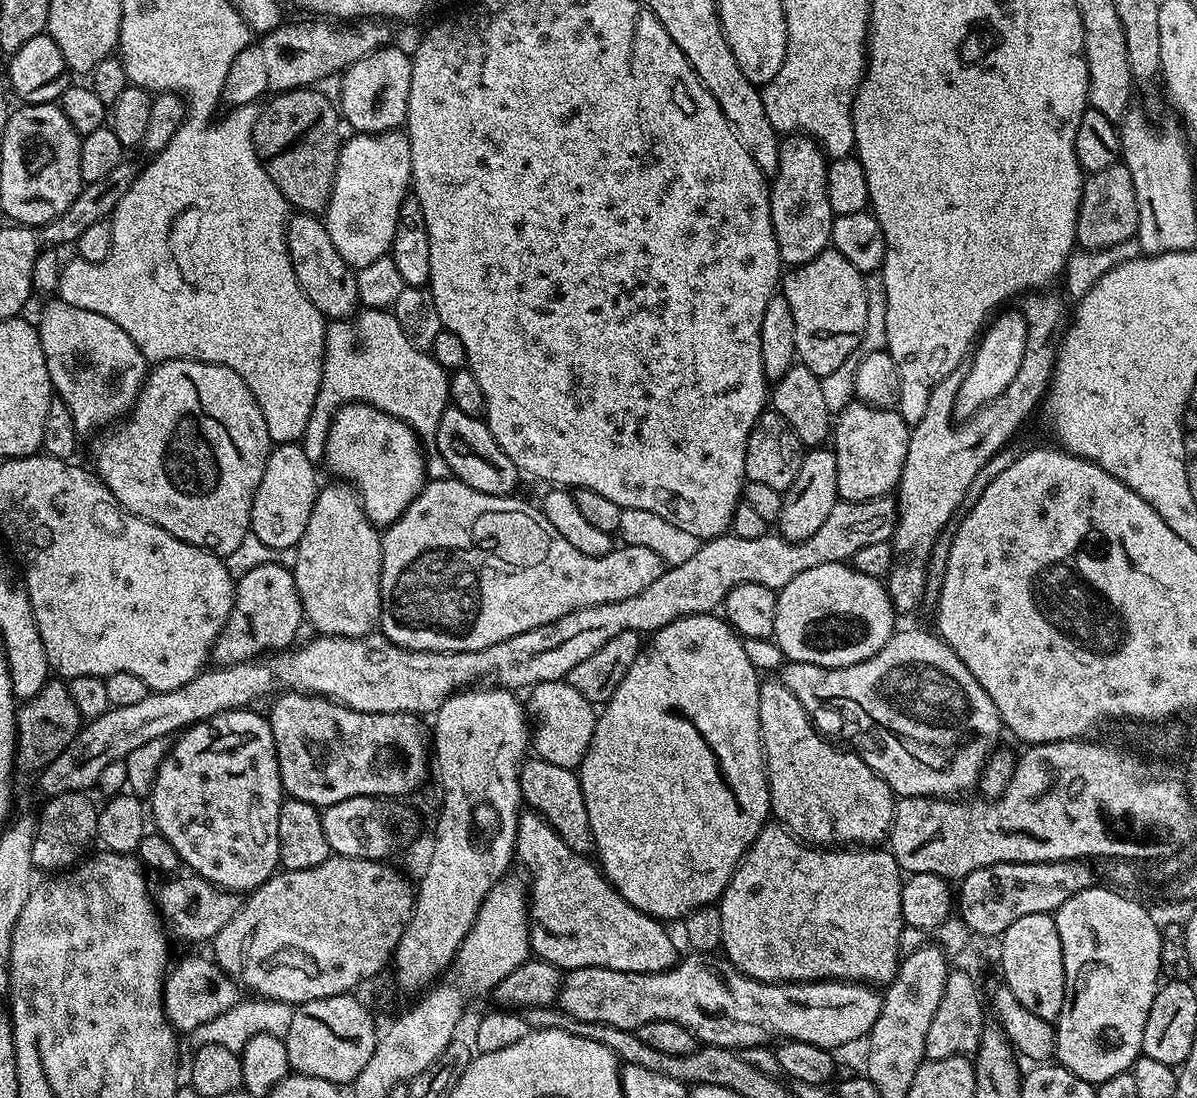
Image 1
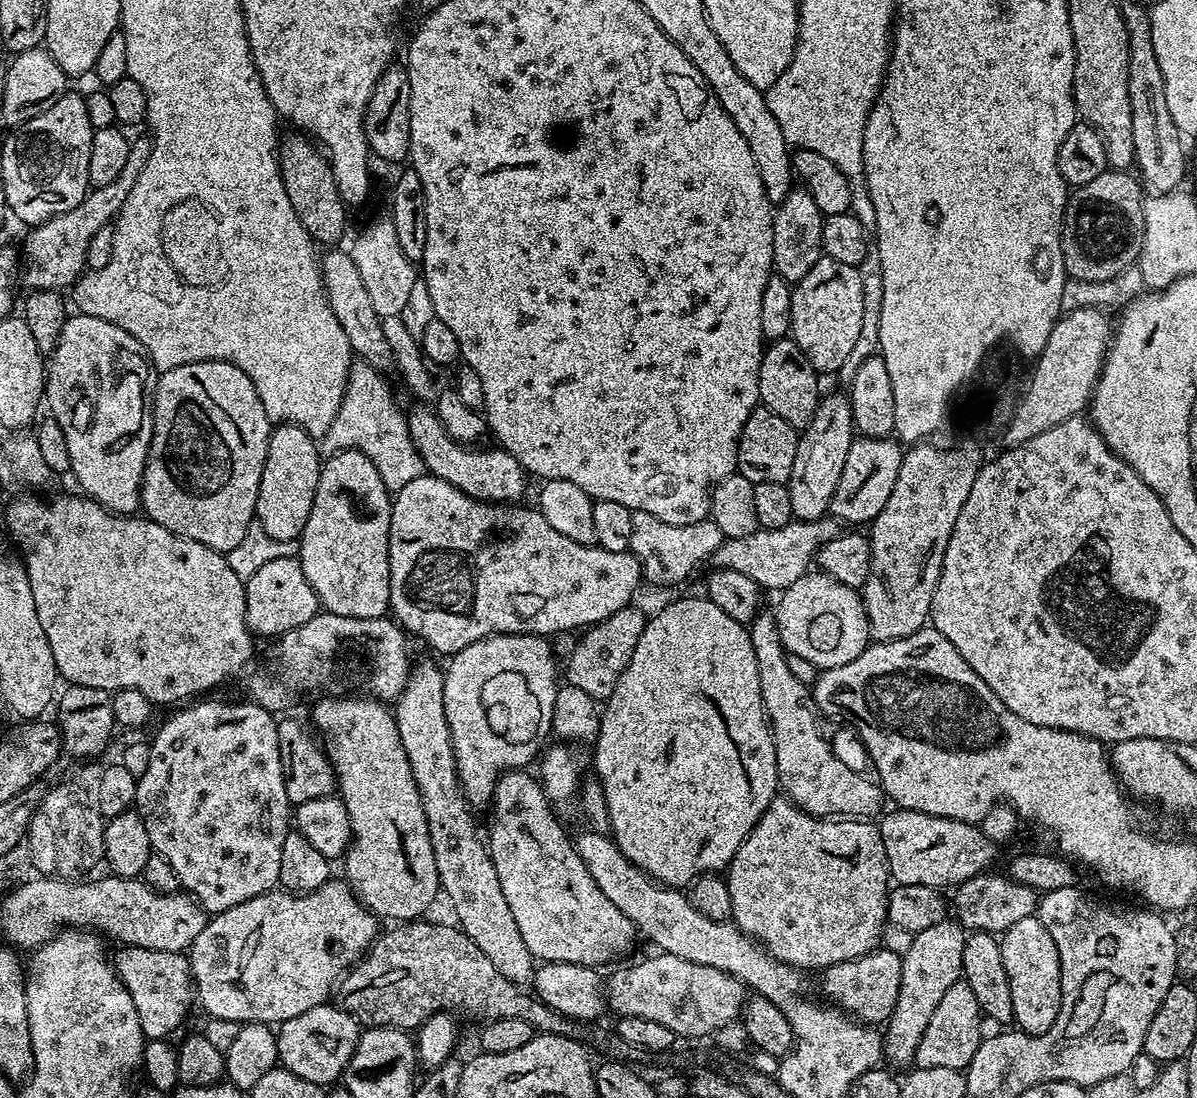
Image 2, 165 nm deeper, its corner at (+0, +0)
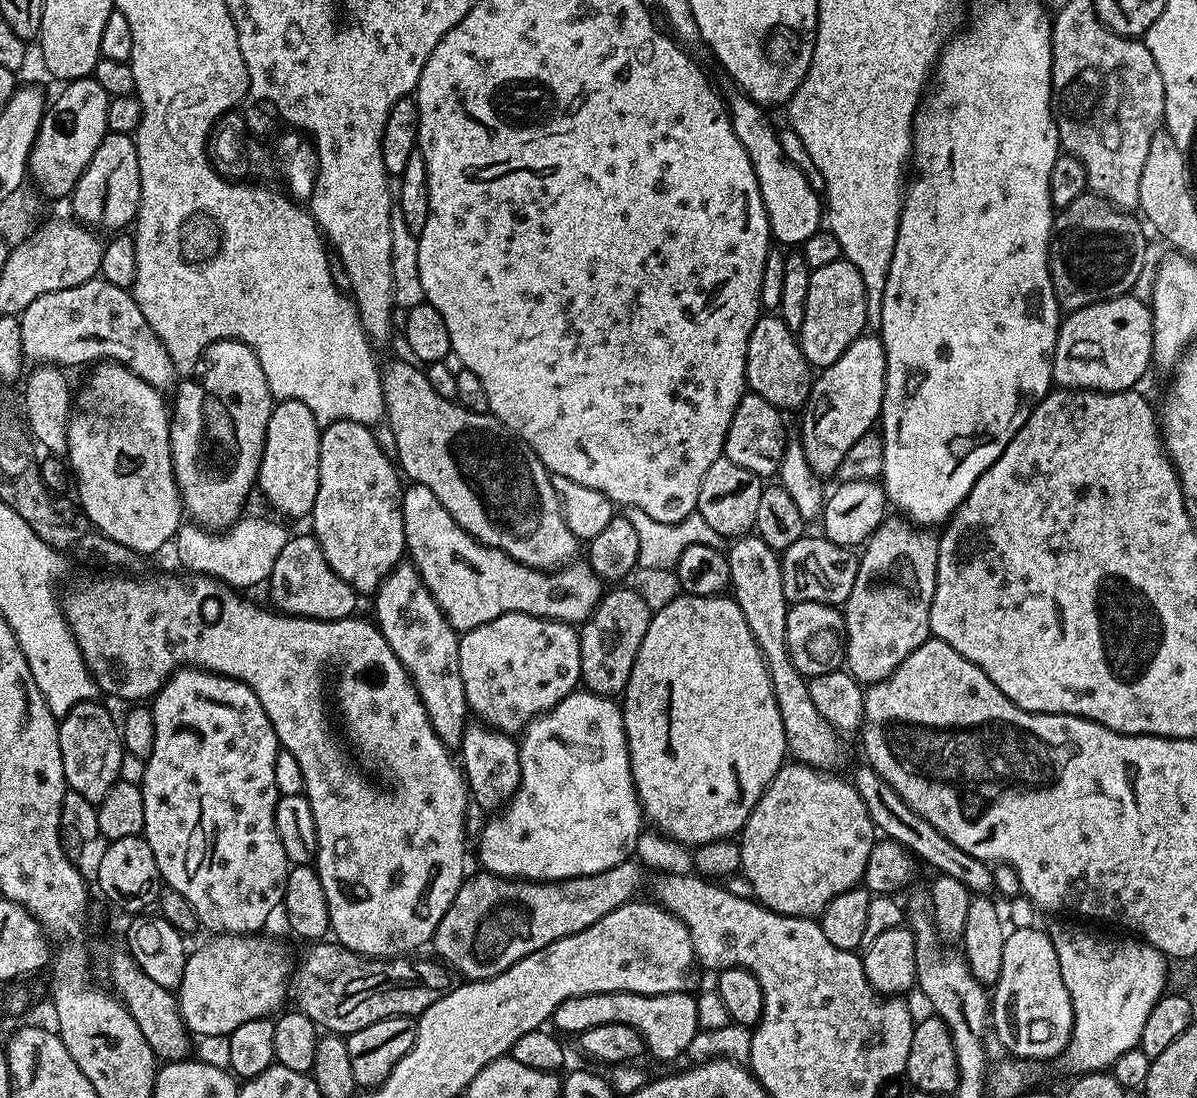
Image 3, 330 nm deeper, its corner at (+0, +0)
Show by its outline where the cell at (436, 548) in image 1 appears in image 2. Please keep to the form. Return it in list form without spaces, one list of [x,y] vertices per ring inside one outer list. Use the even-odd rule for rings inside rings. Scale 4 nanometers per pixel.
[[[425,474],[414,478],[402,486],[400,492],[395,493],[392,501],[392,513],[390,514],[390,538],[388,539],[388,553],[390,554],[390,612],[397,624],[404,629],[405,633],[417,636],[425,640],[436,652],[448,652],[455,654],[466,646],[477,644],[479,640],[485,640],[487,636],[513,636],[519,632],[533,636],[551,637],[553,634],[572,632],[587,629],[593,624],[610,618],[618,610],[629,607],[632,596],[642,587],[640,563],[631,551],[611,552],[599,546],[591,544],[579,544],[570,542],[570,538],[562,538],[546,518],[535,507],[516,508],[512,502],[489,502],[475,500],[462,490],[458,490],[450,482],[442,478]]]

